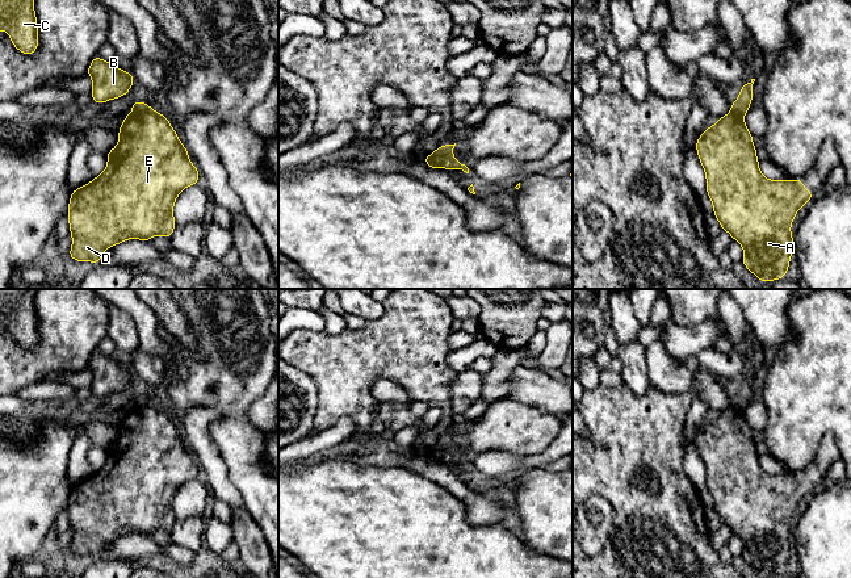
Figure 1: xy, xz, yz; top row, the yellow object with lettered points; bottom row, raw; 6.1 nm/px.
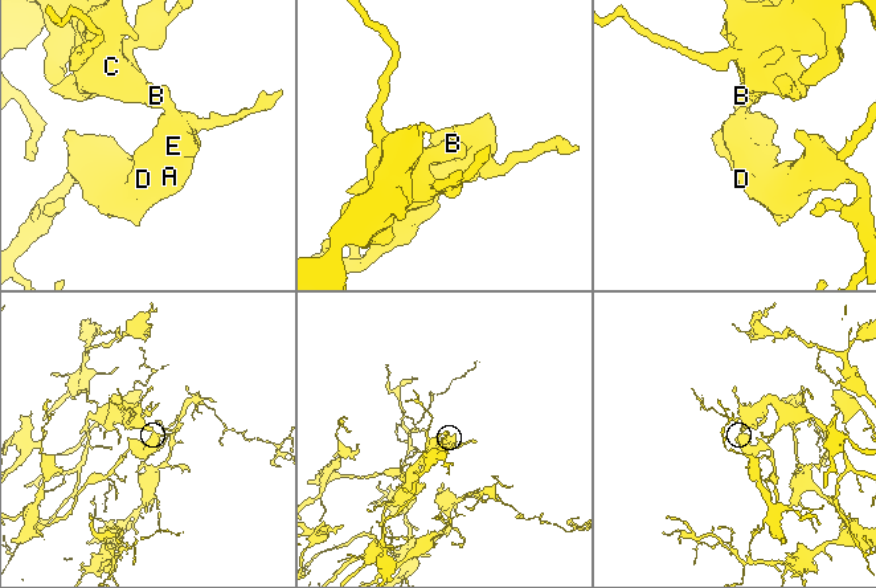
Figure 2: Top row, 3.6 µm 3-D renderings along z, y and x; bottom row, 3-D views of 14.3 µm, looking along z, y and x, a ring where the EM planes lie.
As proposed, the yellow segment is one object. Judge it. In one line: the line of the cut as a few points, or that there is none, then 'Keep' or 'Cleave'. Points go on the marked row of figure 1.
Split along xz (424, 158), (432, 158), (439, 166). Cleave

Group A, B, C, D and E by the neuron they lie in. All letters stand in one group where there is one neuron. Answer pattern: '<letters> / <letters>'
A D E / B C

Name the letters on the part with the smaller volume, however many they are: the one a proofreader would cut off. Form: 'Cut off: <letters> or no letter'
Cut off: A, D, E

